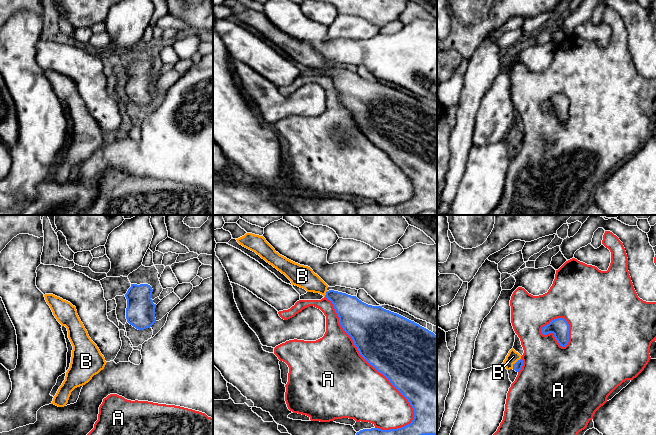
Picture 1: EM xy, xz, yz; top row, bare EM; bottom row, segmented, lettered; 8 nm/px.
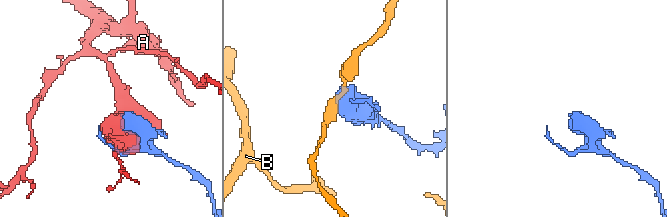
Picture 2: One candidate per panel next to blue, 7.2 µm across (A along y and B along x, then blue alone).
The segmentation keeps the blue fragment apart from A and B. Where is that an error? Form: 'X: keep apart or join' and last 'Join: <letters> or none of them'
A: keep apart
B: join
Join: B

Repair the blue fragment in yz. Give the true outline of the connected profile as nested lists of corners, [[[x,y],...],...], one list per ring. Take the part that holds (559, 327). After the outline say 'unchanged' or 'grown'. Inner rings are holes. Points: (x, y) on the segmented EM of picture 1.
[[[564,318],[552,320],[549,324],[542,327],[543,335],[553,333],[560,346],[565,347],[569,342],[569,324]]] | unchanged

